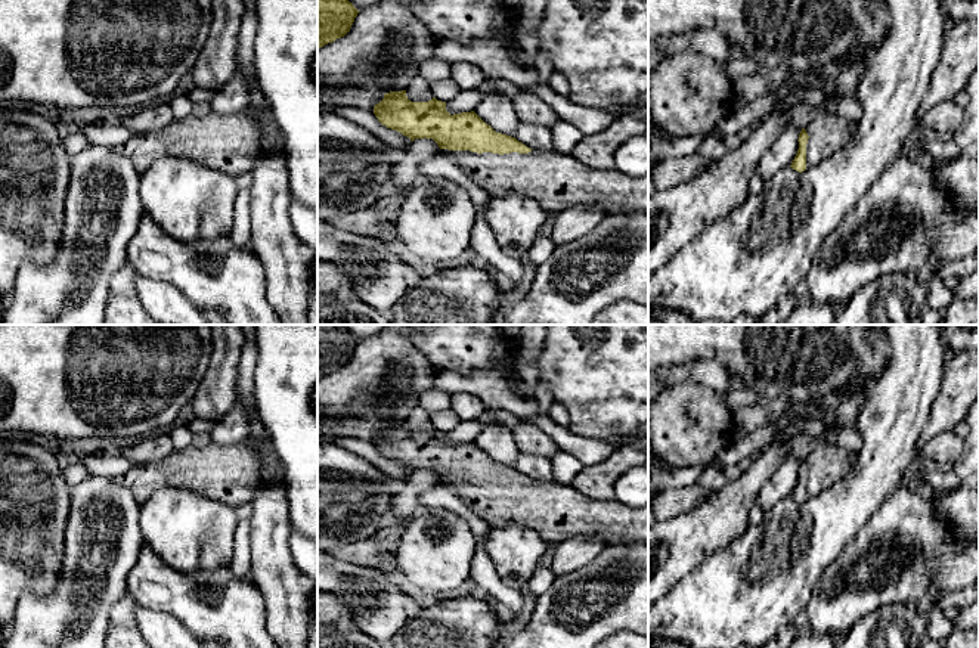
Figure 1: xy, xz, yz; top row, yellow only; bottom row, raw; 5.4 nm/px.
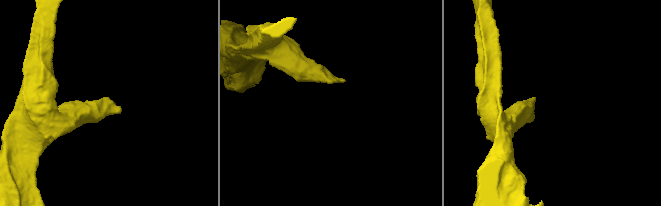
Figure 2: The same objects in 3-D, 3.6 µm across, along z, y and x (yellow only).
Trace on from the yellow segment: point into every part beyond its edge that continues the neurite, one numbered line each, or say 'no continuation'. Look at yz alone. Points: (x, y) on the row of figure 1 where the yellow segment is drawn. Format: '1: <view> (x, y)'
1: yz (827, 133)

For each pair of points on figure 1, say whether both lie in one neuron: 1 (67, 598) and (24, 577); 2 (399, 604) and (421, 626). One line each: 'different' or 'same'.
1: different
2: different

